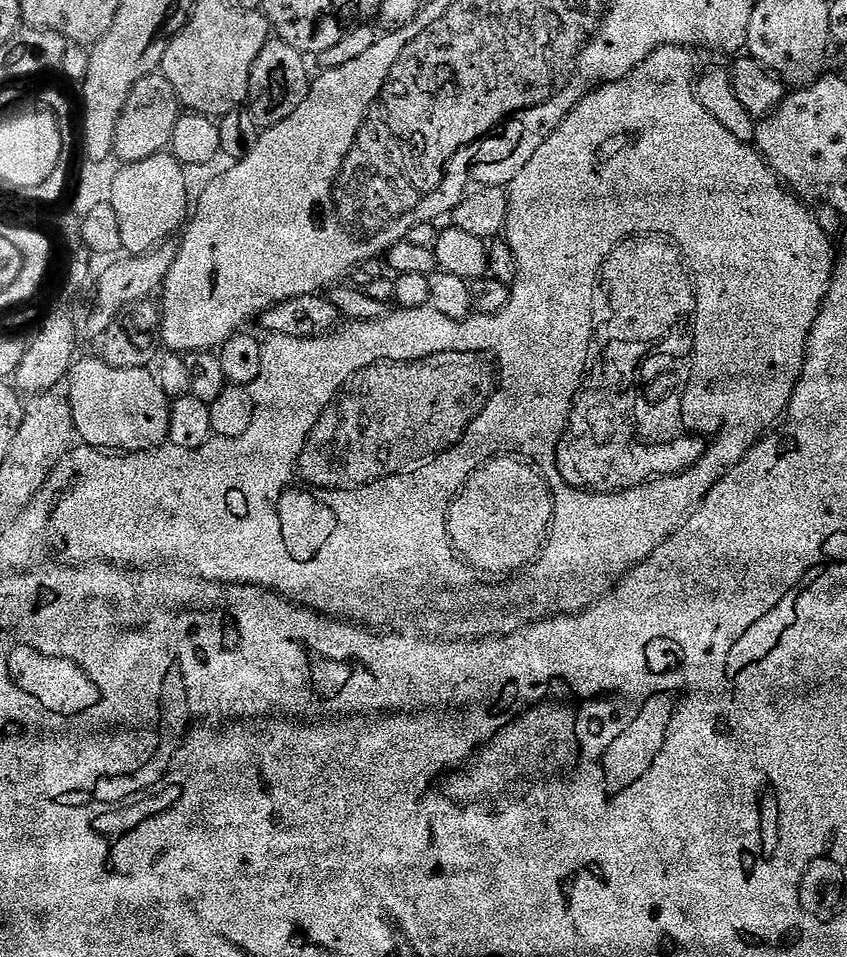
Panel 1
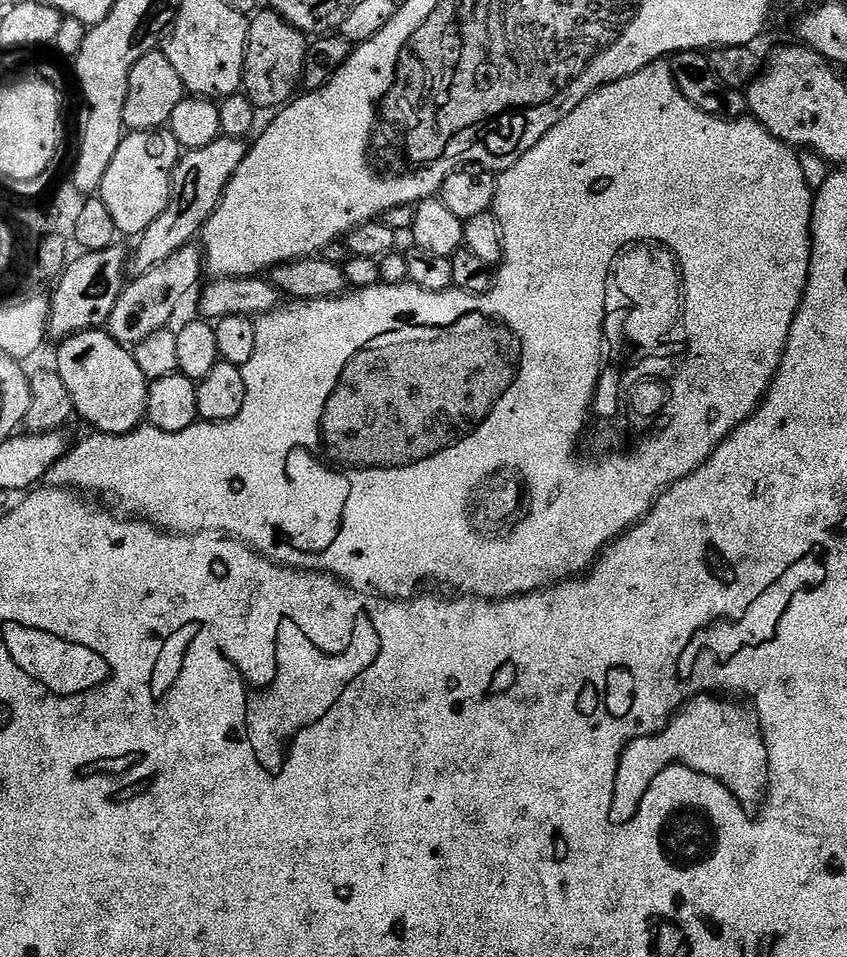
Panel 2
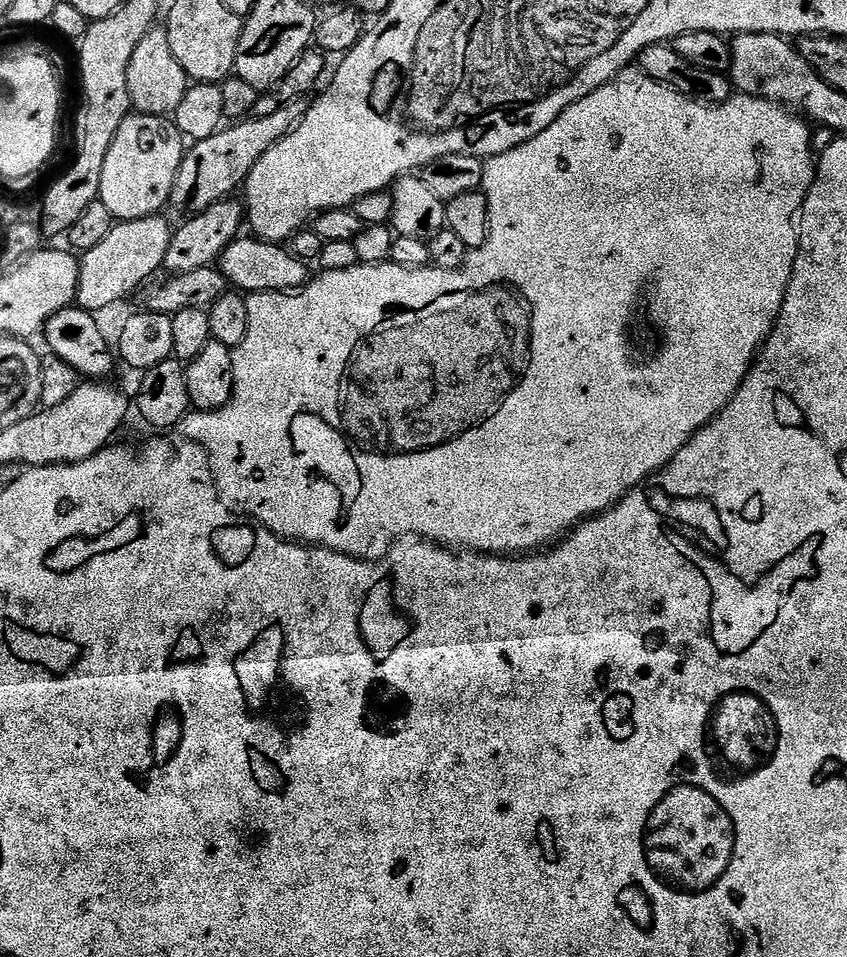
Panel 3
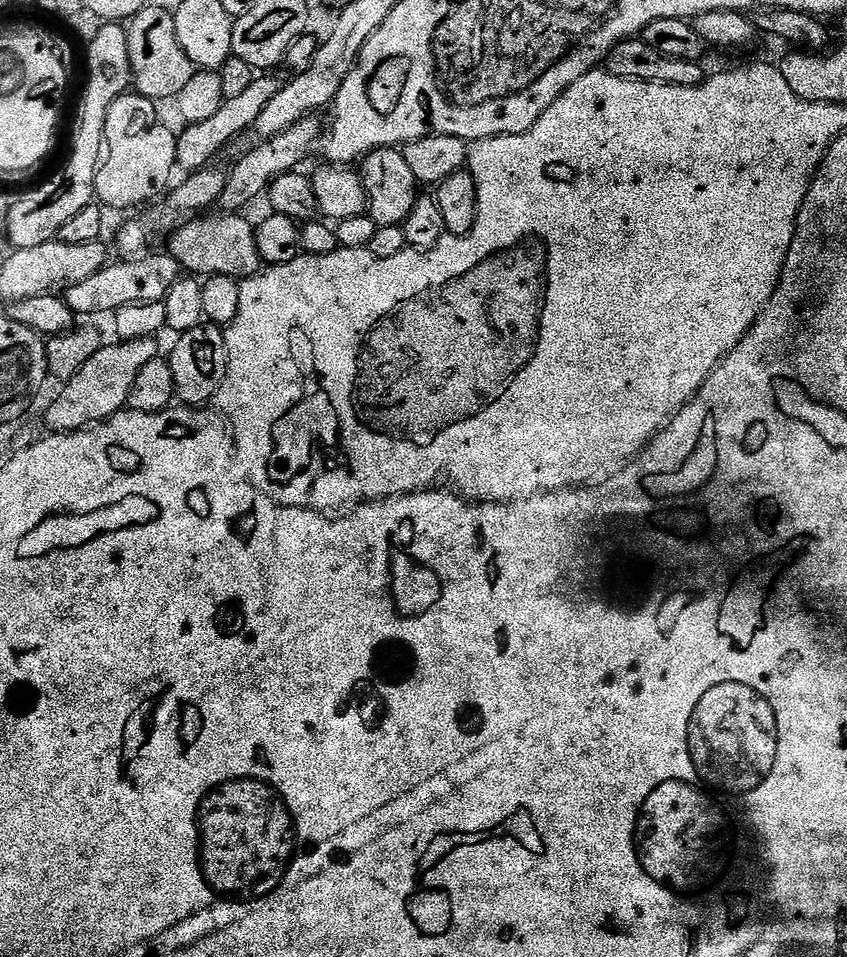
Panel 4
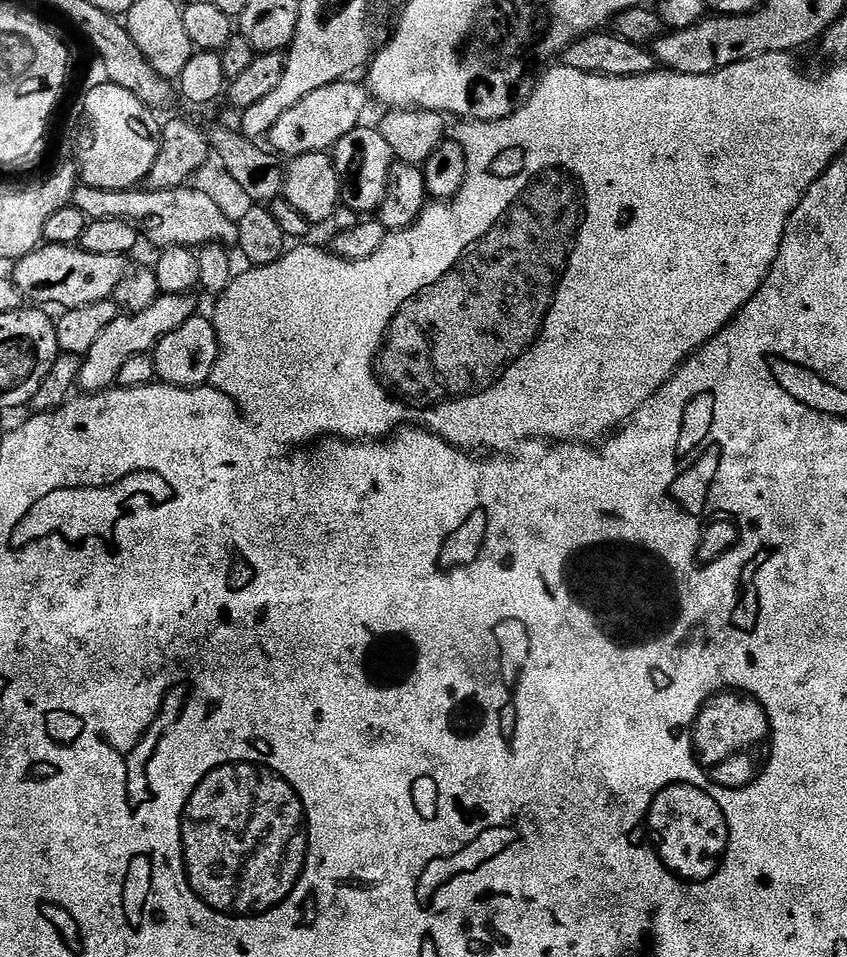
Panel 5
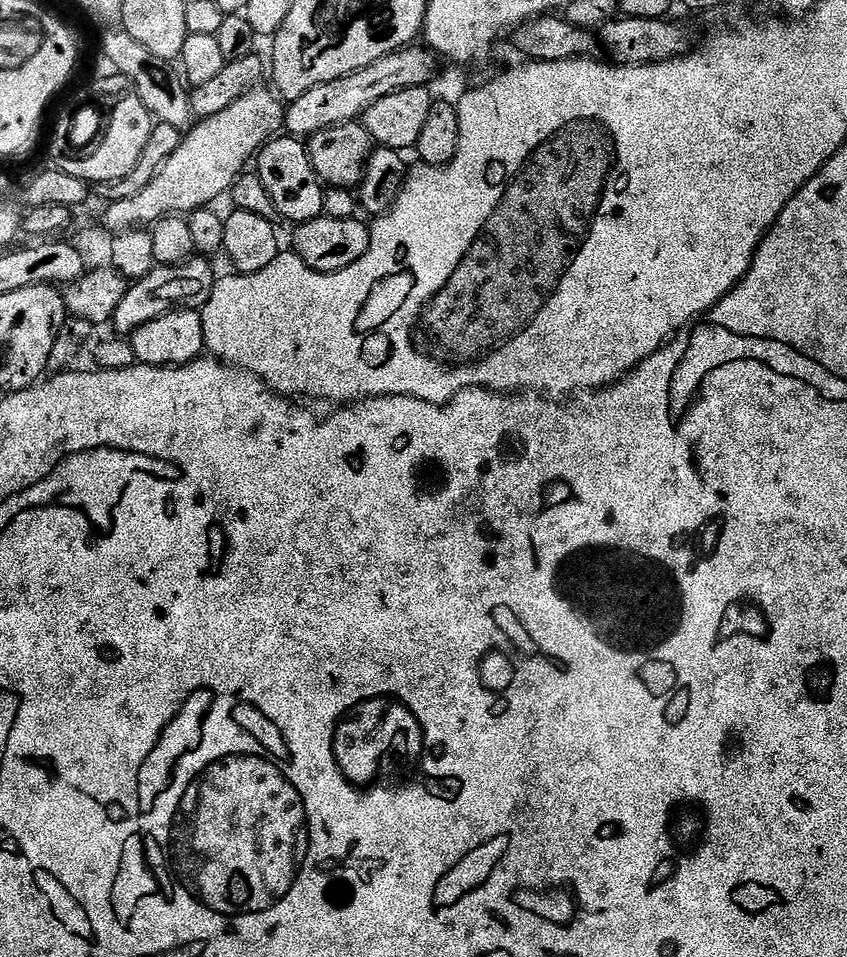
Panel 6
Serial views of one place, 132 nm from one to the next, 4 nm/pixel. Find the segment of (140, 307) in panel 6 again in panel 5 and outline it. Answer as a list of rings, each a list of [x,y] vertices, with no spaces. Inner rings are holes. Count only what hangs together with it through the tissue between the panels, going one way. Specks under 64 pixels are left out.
[[[166,293],[154,302],[150,302],[150,306],[146,306],[146,310],[142,310],[138,314],[117,316],[114,322],[110,322],[110,326],[106,326],[106,330],[102,330],[98,342],[94,342],[94,346],[90,346],[90,350],[81,359],[79,387],[88,394],[107,392],[119,381],[122,366],[128,359],[132,356],[151,353],[156,343],[162,338],[166,338],[166,334],[178,330],[178,326],[182,326],[182,322],[197,315],[198,308],[196,308],[194,297],[195,295],[192,294]]]

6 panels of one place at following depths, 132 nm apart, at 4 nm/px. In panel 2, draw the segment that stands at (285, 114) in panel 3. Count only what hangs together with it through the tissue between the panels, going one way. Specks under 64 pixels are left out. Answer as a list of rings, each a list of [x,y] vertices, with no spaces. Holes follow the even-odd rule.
[[[226,135],[210,142],[210,146],[185,151],[172,171],[172,197],[162,214],[135,241],[136,253],[130,256],[130,268],[136,276],[145,276],[158,262],[166,262],[170,254],[182,250],[201,235],[204,223],[216,212],[230,178],[242,166],[249,145]]]

